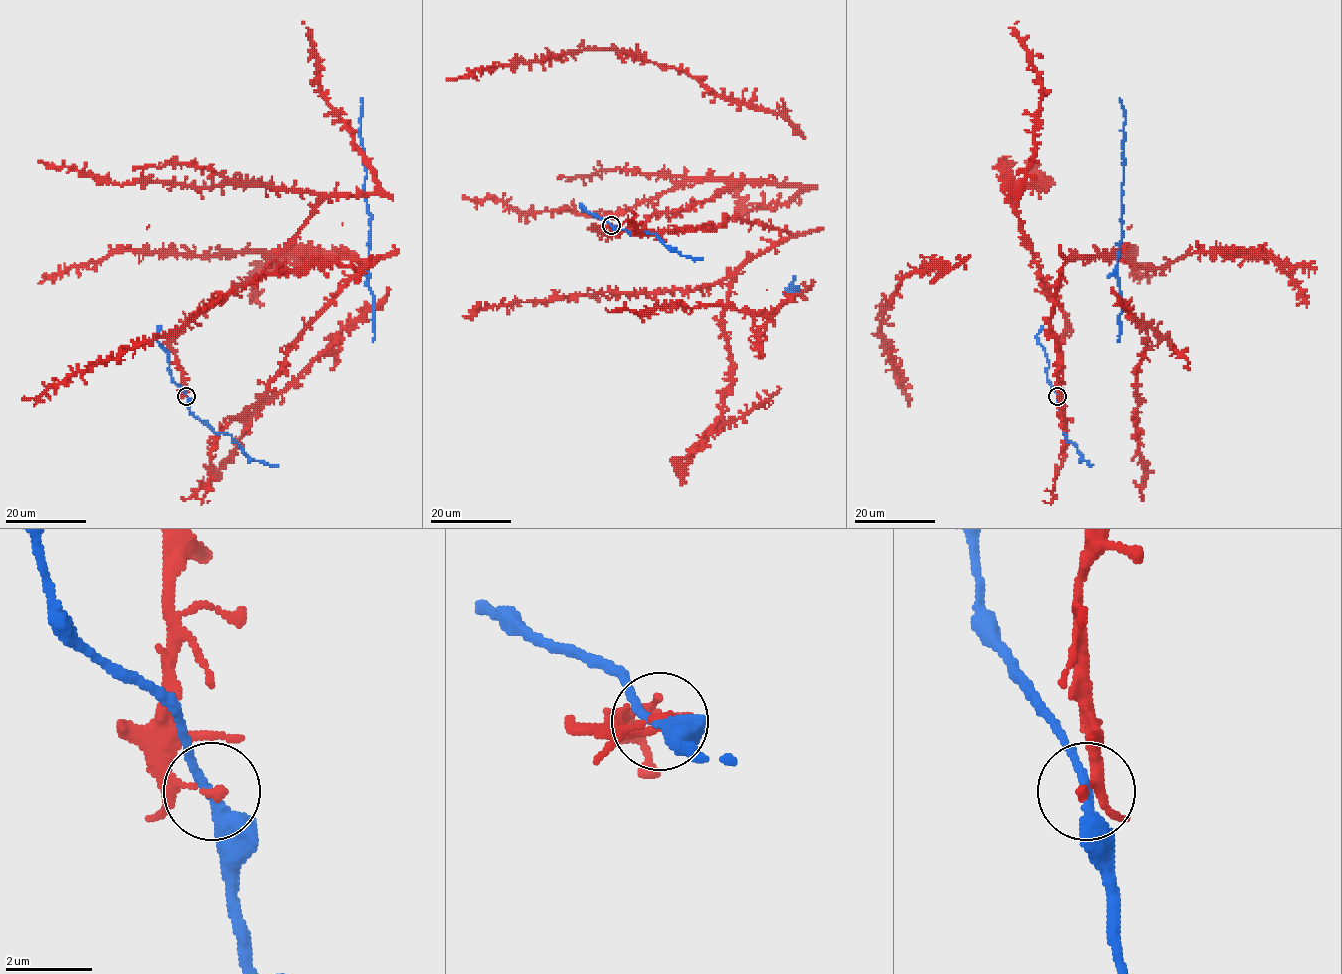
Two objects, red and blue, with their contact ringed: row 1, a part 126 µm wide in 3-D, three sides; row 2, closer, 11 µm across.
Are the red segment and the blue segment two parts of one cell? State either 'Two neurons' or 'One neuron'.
Two neurons

